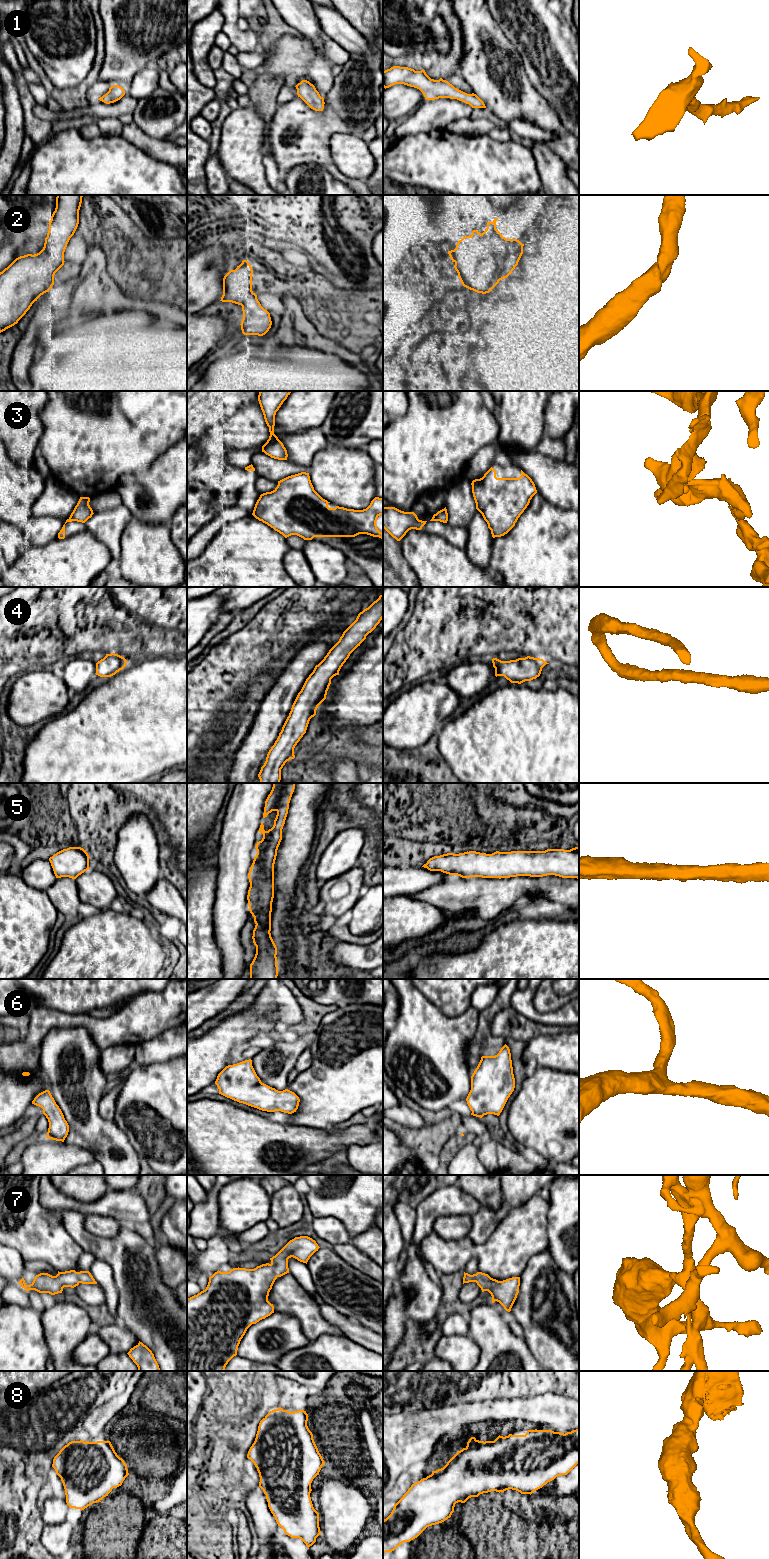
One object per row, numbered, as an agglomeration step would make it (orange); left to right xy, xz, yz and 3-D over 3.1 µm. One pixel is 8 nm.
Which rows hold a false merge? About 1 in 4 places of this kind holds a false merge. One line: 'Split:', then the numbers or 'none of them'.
Split: 3

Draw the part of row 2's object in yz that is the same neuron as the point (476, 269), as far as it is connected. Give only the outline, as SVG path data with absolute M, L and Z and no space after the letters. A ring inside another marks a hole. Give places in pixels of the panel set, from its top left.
M495 218L492 222L487 222L487 228L482 234L473 230L470 236L458 241L454 250L448 251L462 285L477 293L489 293L500 280L507 278L523 254L524 244L517 239L503 237L496 229L497 220Z

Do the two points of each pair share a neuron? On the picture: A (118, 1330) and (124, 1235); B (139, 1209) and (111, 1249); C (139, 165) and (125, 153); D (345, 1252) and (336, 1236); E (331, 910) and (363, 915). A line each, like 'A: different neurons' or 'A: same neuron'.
A: different neurons
B: different neurons
C: same neuron
D: different neurons
E: different neurons

